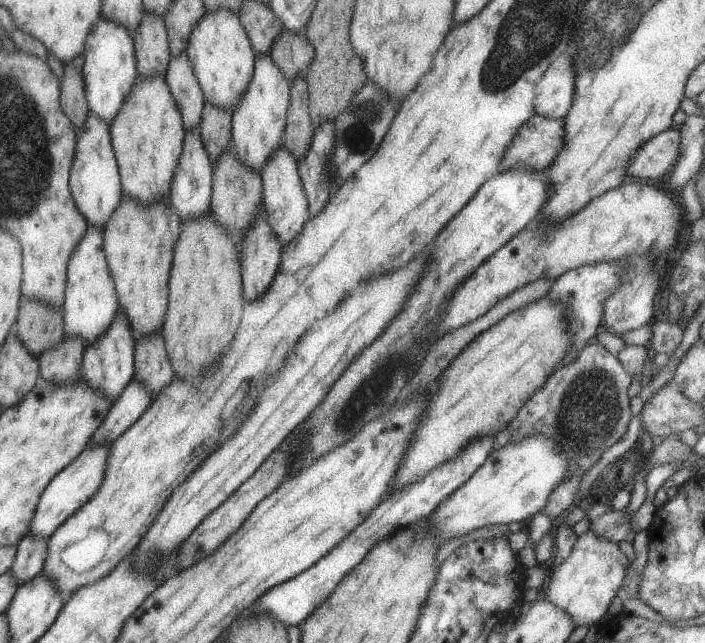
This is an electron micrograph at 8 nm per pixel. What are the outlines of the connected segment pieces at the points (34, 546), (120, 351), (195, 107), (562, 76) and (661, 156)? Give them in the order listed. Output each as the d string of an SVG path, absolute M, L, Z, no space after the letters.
M25 534L16 544L16 553L10 566L11 574L13 574L13 578L17 580L17 585L21 585L23 582L31 580L31 577L42 572L45 558L47 558L47 538Z
M118 309L111 324L105 328L105 332L93 344L84 344L81 378L85 384L91 386L93 390L103 392L109 400L117 400L117 396L123 392L127 382L131 382L134 376L134 340L135 336L127 316Z
M181 52L181 54L177 54L177 56L170 54L167 68L165 68L164 78L181 115L183 128L185 130L193 130L201 120L201 112L203 106L205 106L205 100L193 69L191 68L191 62L189 62L185 52Z
M566 52L551 60L539 82L535 84L533 114L563 119L573 100L575 72Z
M674 126L641 144L629 160L627 175L637 180L657 180L671 172L679 158L681 134Z

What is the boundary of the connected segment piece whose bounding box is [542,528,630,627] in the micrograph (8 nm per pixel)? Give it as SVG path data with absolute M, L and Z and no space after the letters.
M593 528L576 537L573 546L569 556L555 568L555 572L547 574L542 589L544 599L561 608L576 627L596 622L606 614L623 577L627 576L630 560L617 543L597 536Z

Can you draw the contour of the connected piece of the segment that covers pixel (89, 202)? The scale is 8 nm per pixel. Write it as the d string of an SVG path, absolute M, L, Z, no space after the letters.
M87 114L81 129L77 129L75 138L75 154L68 174L68 186L79 214L87 220L87 224L102 228L111 212L117 208L124 194L120 184L120 176L112 149L109 125L97 116Z

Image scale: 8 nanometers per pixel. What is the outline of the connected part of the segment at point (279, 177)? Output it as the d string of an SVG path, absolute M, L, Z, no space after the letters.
M280 145L273 152L273 156L267 160L267 164L259 170L259 176L262 184L262 202L267 210L269 225L273 228L281 246L287 246L287 242L291 242L291 238L295 238L301 232L303 224L309 218L308 204L297 170L296 159L287 148Z

